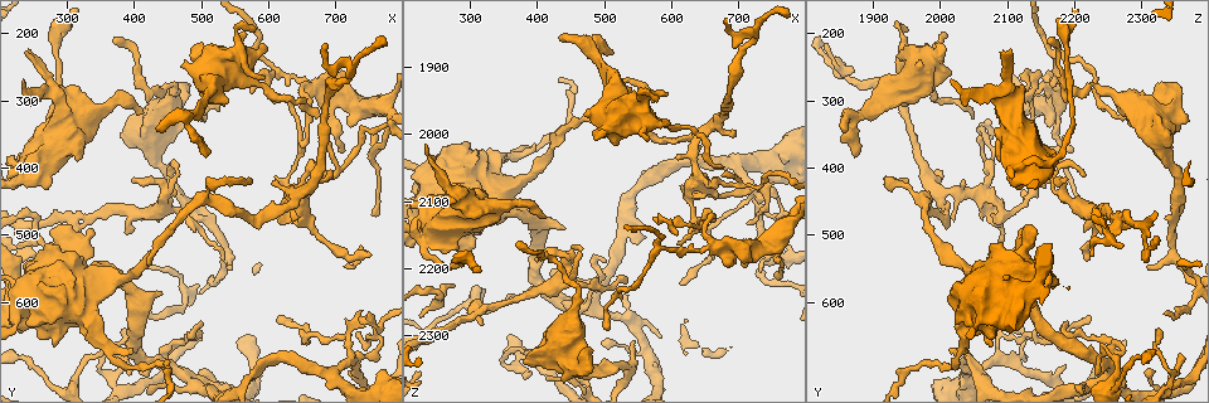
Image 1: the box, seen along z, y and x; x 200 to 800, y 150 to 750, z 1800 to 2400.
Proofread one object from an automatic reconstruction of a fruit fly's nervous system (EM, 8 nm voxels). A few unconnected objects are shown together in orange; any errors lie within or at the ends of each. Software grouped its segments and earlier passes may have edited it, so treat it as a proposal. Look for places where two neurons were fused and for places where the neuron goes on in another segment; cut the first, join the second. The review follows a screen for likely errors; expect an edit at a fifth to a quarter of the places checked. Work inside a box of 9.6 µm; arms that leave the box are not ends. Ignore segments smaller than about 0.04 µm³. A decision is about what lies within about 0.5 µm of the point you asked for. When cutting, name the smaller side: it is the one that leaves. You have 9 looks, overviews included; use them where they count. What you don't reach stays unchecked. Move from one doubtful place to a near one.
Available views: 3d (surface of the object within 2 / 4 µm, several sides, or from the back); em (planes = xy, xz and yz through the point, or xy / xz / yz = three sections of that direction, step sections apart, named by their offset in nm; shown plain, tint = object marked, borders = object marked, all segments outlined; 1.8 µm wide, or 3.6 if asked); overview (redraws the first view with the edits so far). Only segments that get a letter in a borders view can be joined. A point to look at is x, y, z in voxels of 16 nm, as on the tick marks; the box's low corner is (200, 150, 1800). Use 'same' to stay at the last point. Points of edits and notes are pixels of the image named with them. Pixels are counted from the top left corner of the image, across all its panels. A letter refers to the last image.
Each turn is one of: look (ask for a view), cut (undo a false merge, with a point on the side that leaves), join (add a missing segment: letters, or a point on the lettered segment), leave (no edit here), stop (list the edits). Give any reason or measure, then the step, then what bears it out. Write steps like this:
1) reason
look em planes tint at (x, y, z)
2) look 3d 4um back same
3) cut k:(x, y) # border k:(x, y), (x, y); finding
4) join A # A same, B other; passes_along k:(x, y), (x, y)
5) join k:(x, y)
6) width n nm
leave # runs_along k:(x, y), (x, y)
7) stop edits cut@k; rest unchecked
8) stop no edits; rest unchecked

arms part here
look 3d 4um at (650, 460, 2085)

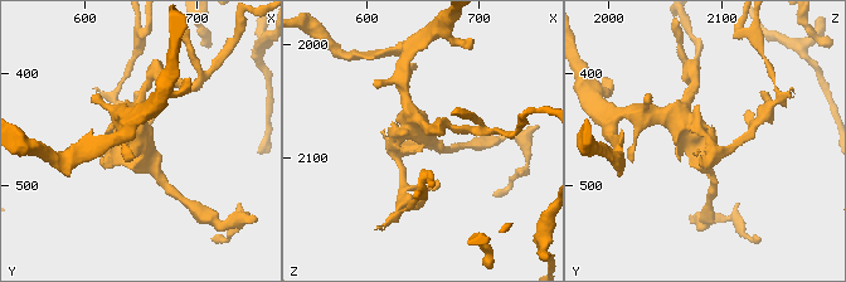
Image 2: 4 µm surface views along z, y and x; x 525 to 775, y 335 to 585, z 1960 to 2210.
look em xy step 8 tint at (652, 458, 2082)

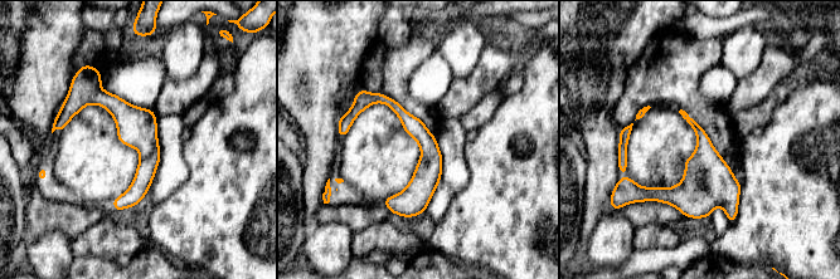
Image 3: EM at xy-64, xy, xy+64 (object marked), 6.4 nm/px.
look em planes borders same

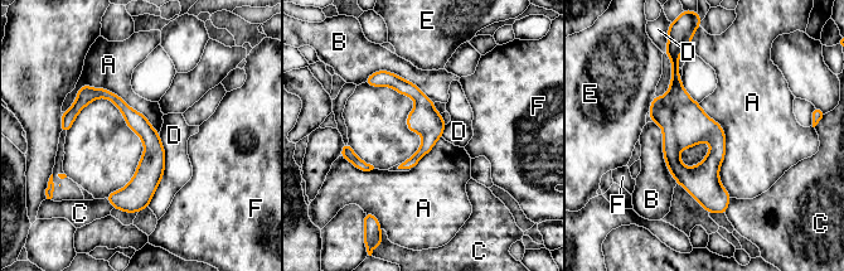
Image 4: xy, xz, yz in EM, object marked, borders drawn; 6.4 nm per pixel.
longest_contact A 650 nm
leave # A other, B other, C other, D other, E other, F other; runs_along 4:(674, 68), (674, 163), (722, 209); continuous, no second neuron

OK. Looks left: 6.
an open end
look em xy step 8 borders at (405, 315, 2125)

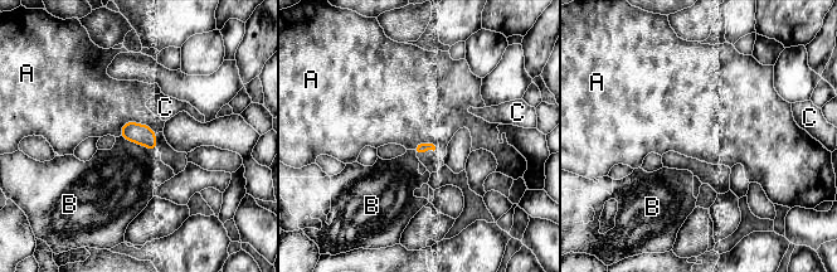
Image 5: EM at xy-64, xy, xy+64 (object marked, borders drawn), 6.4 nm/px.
look em planes borders same

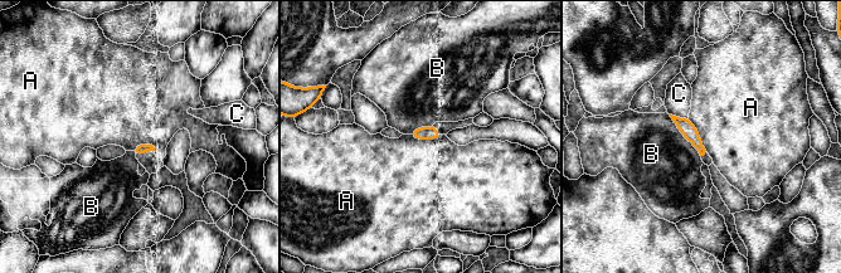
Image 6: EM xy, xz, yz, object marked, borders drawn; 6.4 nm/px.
leave # A other, B other, C other; runs_along 6:(676, 120), (694, 137), (701, 150); none of them fits

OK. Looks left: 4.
three arms meet
look em yz step 16 borders at (665, 275, 2160)

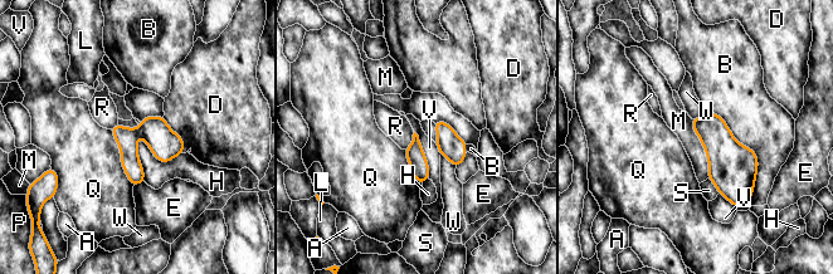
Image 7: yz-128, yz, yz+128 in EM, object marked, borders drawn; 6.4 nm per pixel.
leave # A other, B other, D other, E other, H other, L other, M other, P other, Q other, R other, S other, V other, W other; border 7:(414, 131), (428, 165), (429, 177); continuous, no second neuron

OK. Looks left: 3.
branch stops here
look 3d 2um at (485, 225, 2005)

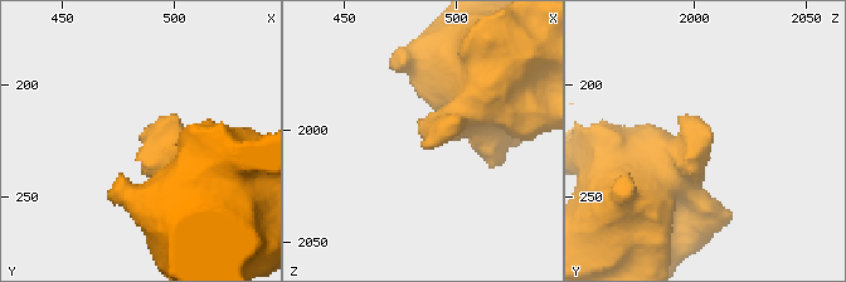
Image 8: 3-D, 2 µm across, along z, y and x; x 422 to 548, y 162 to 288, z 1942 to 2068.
shape alone is not enough
look em xz step 4 borders at (487, 220, 2007)

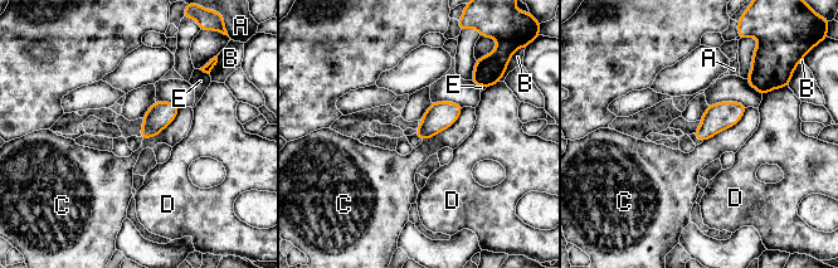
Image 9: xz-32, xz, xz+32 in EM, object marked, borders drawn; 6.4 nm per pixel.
cut it another way
look em yz step 4 borders same

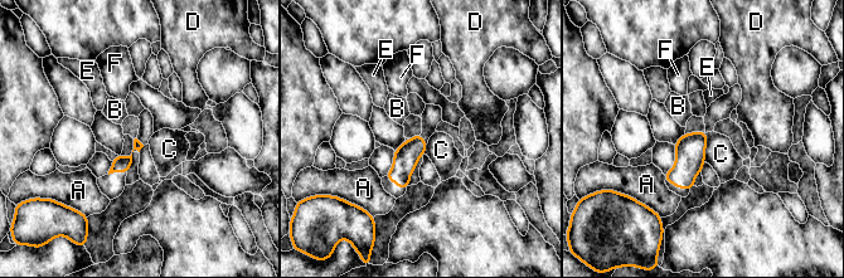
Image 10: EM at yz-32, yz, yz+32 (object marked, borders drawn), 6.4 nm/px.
leave # A other, B other, C other, D other, E other, F other; border 10:(707, 132), (706, 157), (703, 161); none of them fits

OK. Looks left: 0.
stop no edits; rest unchecked

